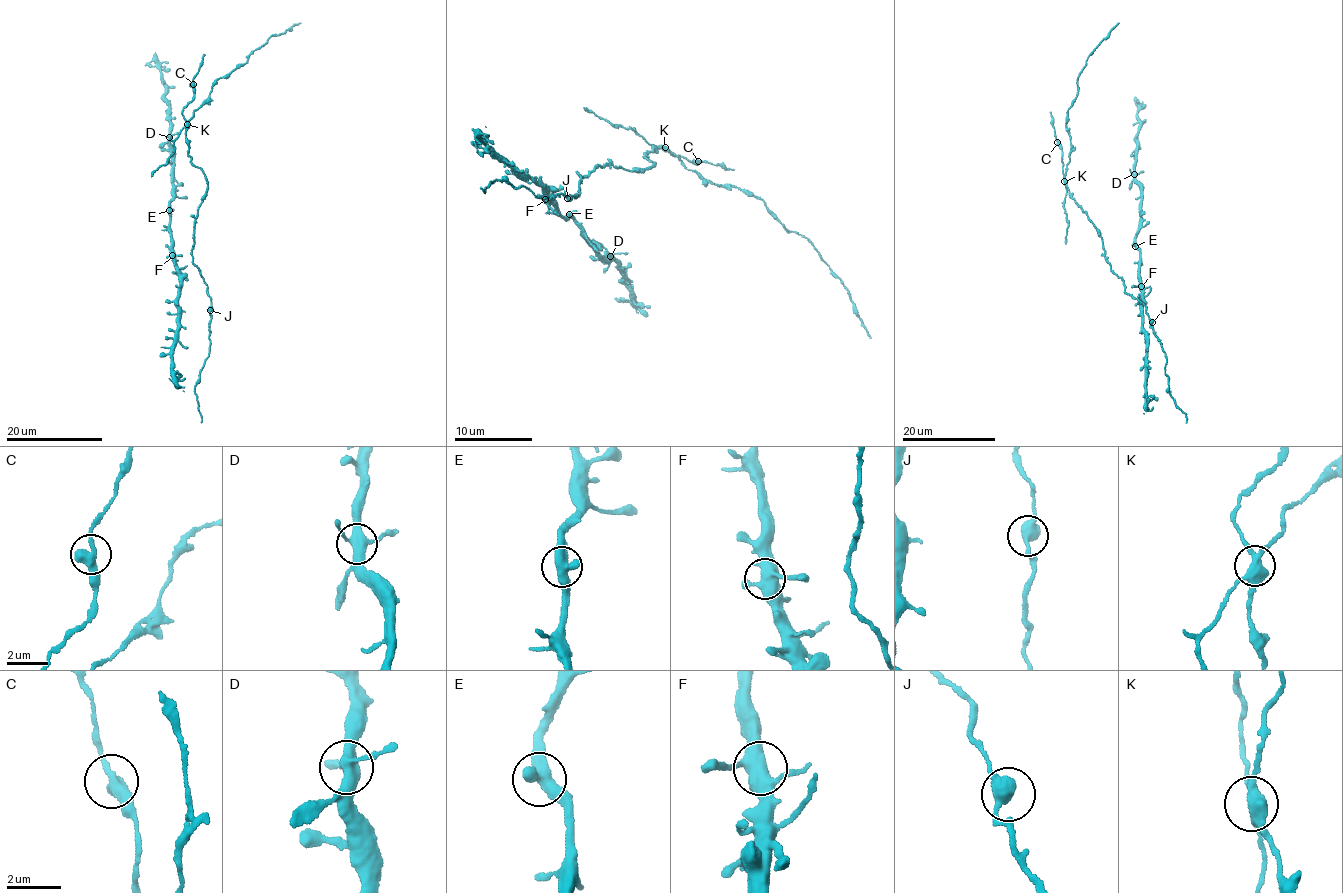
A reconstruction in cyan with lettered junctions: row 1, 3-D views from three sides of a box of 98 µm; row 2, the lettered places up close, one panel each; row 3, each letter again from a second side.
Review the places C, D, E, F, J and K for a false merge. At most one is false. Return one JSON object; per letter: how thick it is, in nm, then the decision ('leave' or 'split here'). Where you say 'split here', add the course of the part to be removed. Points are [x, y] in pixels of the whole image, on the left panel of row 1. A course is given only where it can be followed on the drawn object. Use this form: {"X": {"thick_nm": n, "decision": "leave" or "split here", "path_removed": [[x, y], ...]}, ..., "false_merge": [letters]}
{"C": {"thick_nm": 420, "decision": "leave"}, "D": {"thick_nm": 420, "decision": "leave"}, "E": {"thick_nm": 500, "decision": "leave"}, "F": {"thick_nm": 500, "decision": "leave"}, "J": {"thick_nm": 440, "decision": "leave"}, "K": {"thick_nm": 400, "decision": "split here", "path_removed": [[187, 124], [219, 79], [247, 62], [253, 51], [271, 36], [301, 23]]}, "false_merge": ["K"]}

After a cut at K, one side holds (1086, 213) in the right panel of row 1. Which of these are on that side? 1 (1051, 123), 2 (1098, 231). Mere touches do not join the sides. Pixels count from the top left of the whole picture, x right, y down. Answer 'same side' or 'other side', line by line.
1: same side
2: same side

